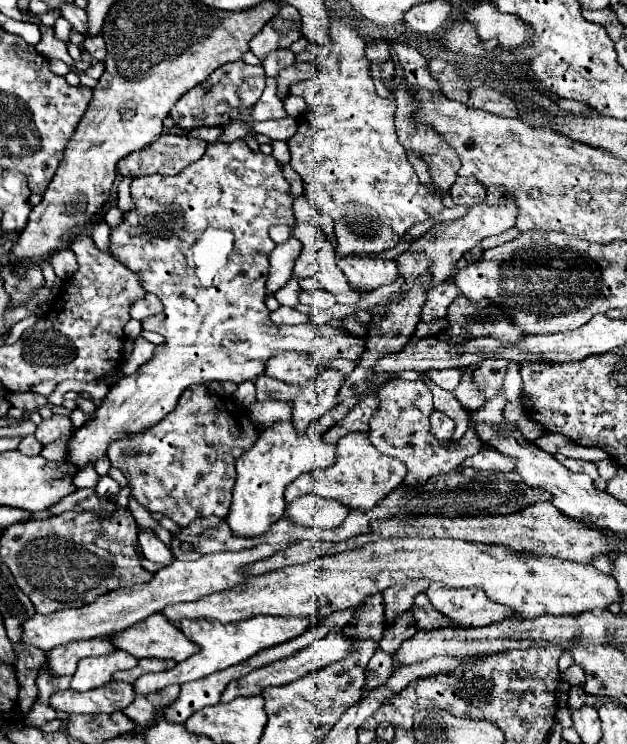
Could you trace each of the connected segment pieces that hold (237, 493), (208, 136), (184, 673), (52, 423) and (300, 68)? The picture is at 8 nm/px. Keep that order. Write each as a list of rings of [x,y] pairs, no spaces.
[[[358,396],[348,398],[344,400],[344,404],[338,404],[336,408],[332,408],[332,412],[326,412],[324,416],[320,416],[320,420],[314,420],[304,436],[296,432],[290,420],[274,422],[272,426],[260,432],[254,446],[236,460],[236,482],[232,490],[234,498],[230,504],[230,512],[226,516],[226,522],[236,536],[252,538],[252,536],[262,536],[264,532],[268,532],[272,522],[284,516],[286,486],[306,472],[328,468],[336,462],[336,446],[324,444],[324,434],[338,420],[342,420],[358,404],[358,400],[360,400]]]
[[[198,128],[198,130],[188,130],[188,132],[182,132],[182,136],[188,136],[188,138],[196,136],[196,138],[204,140],[204,142],[212,144],[212,142],[216,142],[216,140],[218,140],[220,132],[222,132],[222,128]]]
[[[254,616],[252,620],[240,620],[236,624],[218,624],[218,620],[182,620],[180,630],[192,642],[196,642],[200,646],[200,652],[190,656],[184,662],[178,662],[172,670],[140,676],[134,684],[134,690],[136,690],[136,694],[148,696],[152,692],[158,692],[158,690],[170,686],[170,684],[184,684],[184,682],[200,680],[212,672],[218,672],[222,668],[244,662],[264,648],[272,648],[274,644],[282,644],[282,642],[288,642],[292,638],[298,638],[308,628],[316,626],[318,622],[320,622],[320,618],[316,618],[316,616],[298,616],[298,618],[294,618],[294,616],[282,616],[282,618],[278,618],[278,616]]]
[[[52,414],[52,418],[48,420],[42,420],[38,424],[38,430],[36,430],[36,438],[40,444],[50,444],[52,440],[58,440],[60,436],[68,436],[72,434],[72,424],[70,424],[70,418],[64,416],[64,414]]]
[[[294,62],[292,66],[284,68],[284,72],[280,72],[278,80],[278,98],[284,100],[290,94],[290,86],[310,80],[316,74],[318,66],[314,62]]]

